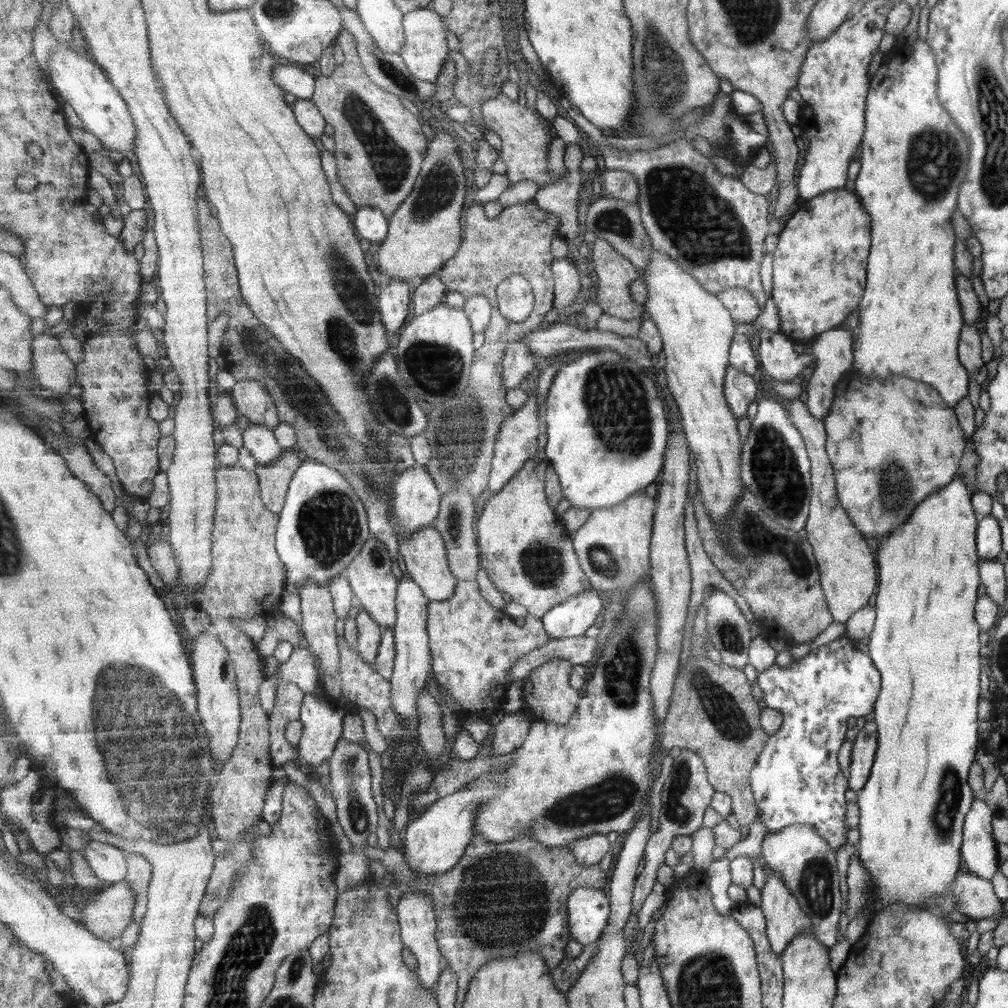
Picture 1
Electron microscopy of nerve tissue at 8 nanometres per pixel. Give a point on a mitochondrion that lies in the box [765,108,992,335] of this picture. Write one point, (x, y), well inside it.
(934, 161)

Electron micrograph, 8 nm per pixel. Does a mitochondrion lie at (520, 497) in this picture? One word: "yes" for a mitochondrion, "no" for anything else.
no

